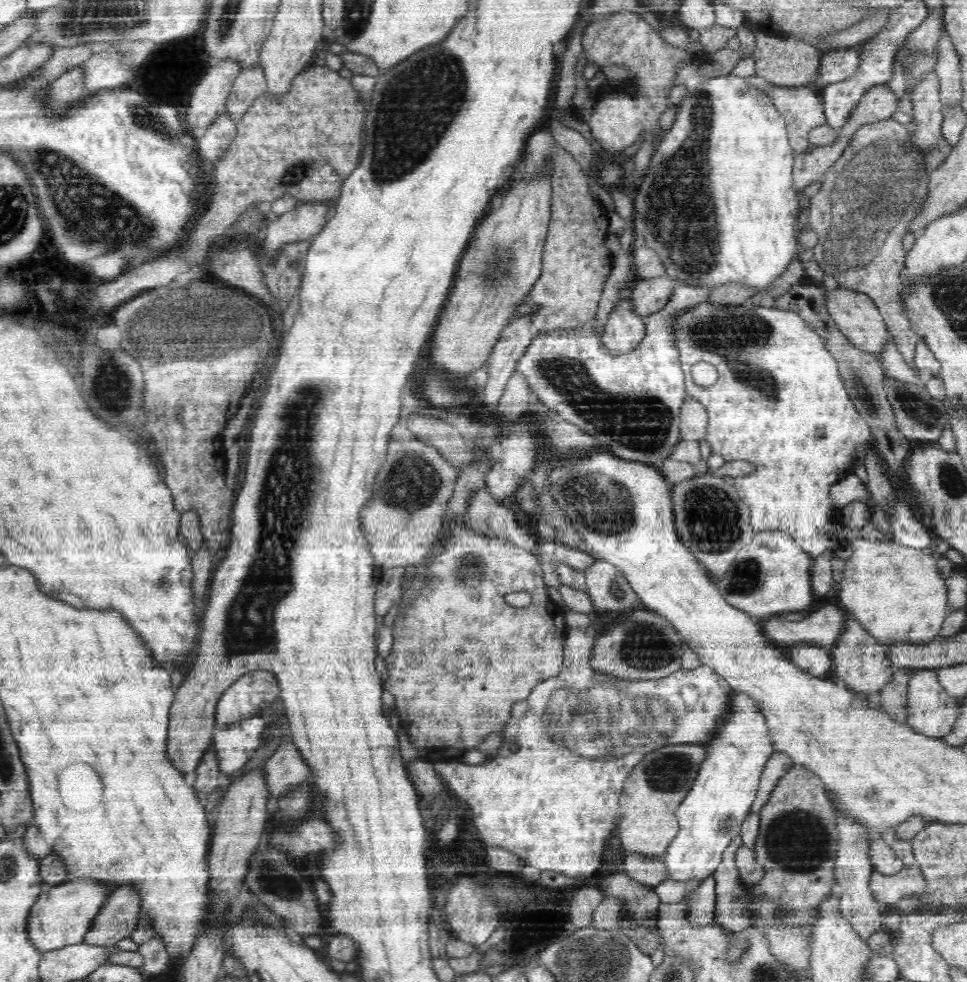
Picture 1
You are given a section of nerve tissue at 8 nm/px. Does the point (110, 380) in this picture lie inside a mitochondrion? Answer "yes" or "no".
yes

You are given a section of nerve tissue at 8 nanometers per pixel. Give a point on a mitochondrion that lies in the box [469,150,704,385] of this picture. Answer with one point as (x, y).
(499, 261)

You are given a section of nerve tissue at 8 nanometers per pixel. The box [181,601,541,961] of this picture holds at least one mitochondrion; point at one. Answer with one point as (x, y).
(277, 880)

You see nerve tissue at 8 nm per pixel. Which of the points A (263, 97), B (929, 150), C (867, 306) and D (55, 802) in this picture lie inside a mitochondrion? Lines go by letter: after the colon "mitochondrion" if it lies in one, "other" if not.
A: other
B: mitochondrion
C: other
D: other

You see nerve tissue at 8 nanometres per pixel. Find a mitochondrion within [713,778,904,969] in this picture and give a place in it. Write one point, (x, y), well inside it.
(797, 841)

